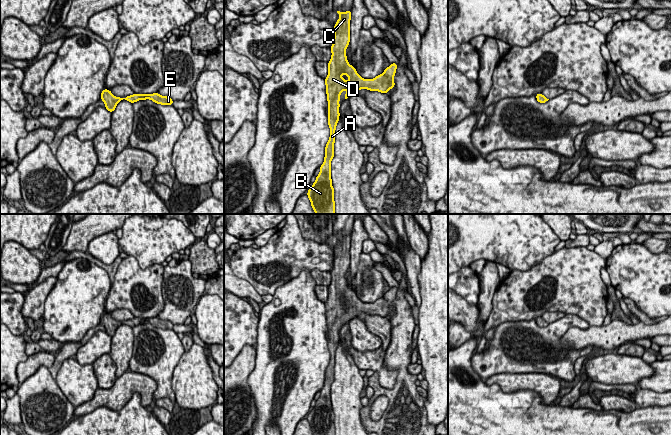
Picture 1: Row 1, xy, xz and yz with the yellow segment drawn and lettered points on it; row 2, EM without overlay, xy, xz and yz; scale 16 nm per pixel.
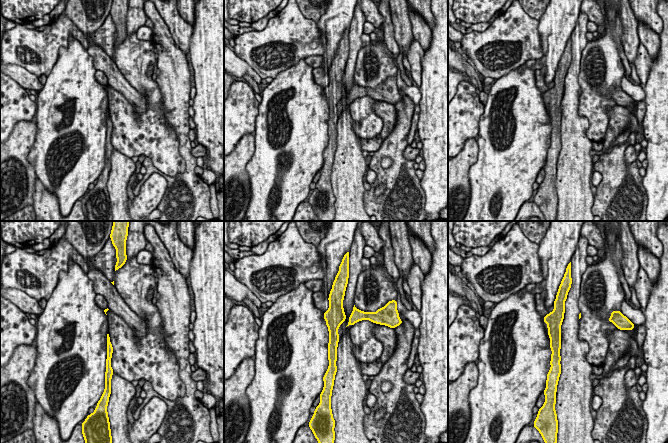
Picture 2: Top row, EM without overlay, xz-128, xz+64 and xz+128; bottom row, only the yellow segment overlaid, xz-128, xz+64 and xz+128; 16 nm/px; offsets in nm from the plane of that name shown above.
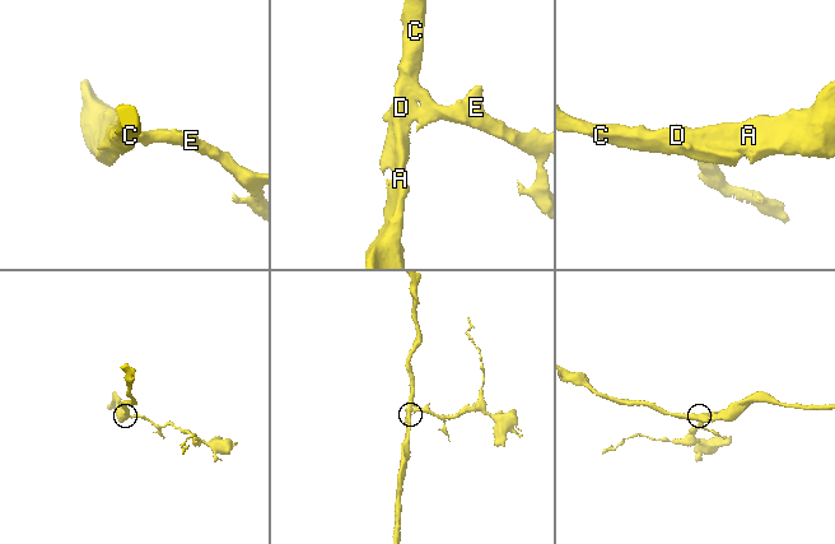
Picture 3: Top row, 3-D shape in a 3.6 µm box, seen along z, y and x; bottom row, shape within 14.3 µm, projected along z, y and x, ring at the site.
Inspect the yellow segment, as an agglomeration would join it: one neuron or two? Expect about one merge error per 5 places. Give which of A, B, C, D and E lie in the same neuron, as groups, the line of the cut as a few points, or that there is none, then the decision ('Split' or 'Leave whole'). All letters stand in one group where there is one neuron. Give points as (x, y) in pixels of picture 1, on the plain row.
Groups: A B C D E. No split. Leave whole

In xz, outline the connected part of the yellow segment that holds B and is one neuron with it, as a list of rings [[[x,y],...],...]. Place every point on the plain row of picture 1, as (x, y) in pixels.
[[[351,234],[337,235],[337,237],[340,242],[334,250],[333,269],[330,271],[332,279],[328,286],[328,299],[325,303],[330,361],[325,371],[325,381],[320,397],[307,416],[314,435],[335,435],[331,385],[334,381],[335,354],[340,340],[340,318],[346,314],[345,323],[347,323],[362,312],[388,317],[395,310],[394,300],[397,293],[397,287],[392,287],[374,303],[362,302],[355,291],[348,287],[345,277],[350,266]]]

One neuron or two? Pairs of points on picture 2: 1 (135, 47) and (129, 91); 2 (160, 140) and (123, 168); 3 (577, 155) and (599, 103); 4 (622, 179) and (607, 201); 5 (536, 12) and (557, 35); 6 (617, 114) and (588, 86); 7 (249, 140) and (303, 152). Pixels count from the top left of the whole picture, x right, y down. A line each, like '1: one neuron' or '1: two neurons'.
1: two neurons
2: two neurons
3: two neurons
4: one neuron
5: two neurons
6: two neurons
7: two neurons

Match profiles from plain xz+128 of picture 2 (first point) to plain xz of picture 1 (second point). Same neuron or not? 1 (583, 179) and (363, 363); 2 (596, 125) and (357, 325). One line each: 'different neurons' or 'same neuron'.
1: different neurons
2: same neuron

